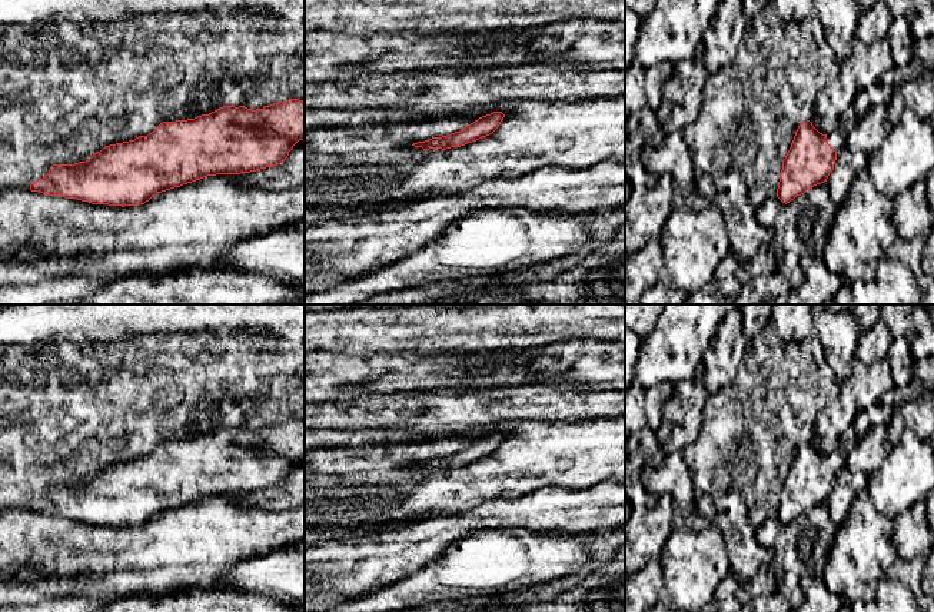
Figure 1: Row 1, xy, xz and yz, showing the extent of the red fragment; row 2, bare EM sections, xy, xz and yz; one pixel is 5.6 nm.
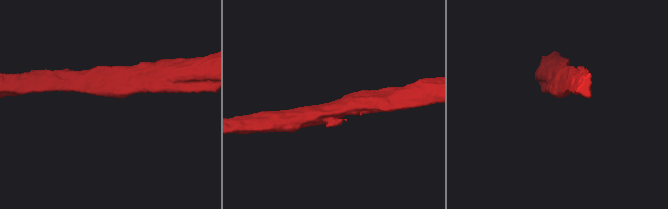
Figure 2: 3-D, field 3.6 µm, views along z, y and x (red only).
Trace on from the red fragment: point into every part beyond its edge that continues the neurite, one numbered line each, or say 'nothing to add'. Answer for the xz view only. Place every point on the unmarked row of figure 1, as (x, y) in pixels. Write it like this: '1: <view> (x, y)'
nothing to add

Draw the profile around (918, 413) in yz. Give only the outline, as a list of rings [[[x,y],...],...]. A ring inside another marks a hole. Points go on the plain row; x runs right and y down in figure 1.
[[[925,389],[920,398],[895,406],[887,423],[887,435],[893,446],[897,445],[905,429],[913,430],[920,439],[931,439],[934,433],[934,389]]]

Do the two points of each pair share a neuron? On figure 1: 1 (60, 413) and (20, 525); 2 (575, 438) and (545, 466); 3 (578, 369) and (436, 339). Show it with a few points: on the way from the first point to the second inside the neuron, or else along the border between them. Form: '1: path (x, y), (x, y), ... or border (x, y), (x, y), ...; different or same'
1: border (15, 509), (29, 511); different
2: path (568, 445), (551, 459); same
3: border (572, 341), (552, 342), (539, 349); different

